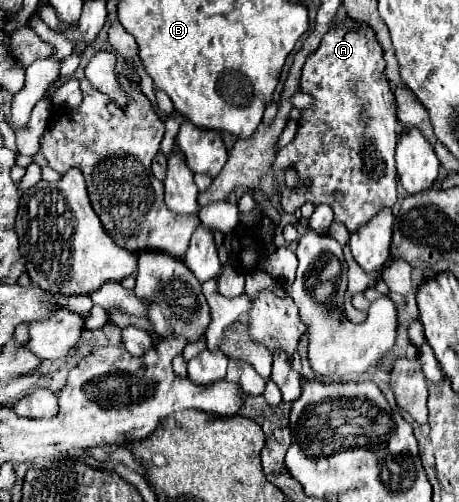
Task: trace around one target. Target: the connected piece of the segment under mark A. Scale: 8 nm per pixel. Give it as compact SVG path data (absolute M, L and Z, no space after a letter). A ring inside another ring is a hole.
M353 18L333 24L321 38L319 48L307 56L299 88L313 96L313 106L301 110L295 140L281 148L271 164L279 180L277 190L285 212L293 214L305 202L315 206L329 204L335 210L335 222L345 224L353 234L383 208L395 206L397 108L393 86L383 70L383 48L375 32ZM289 168L297 172L297 188L285 184L285 172Z

